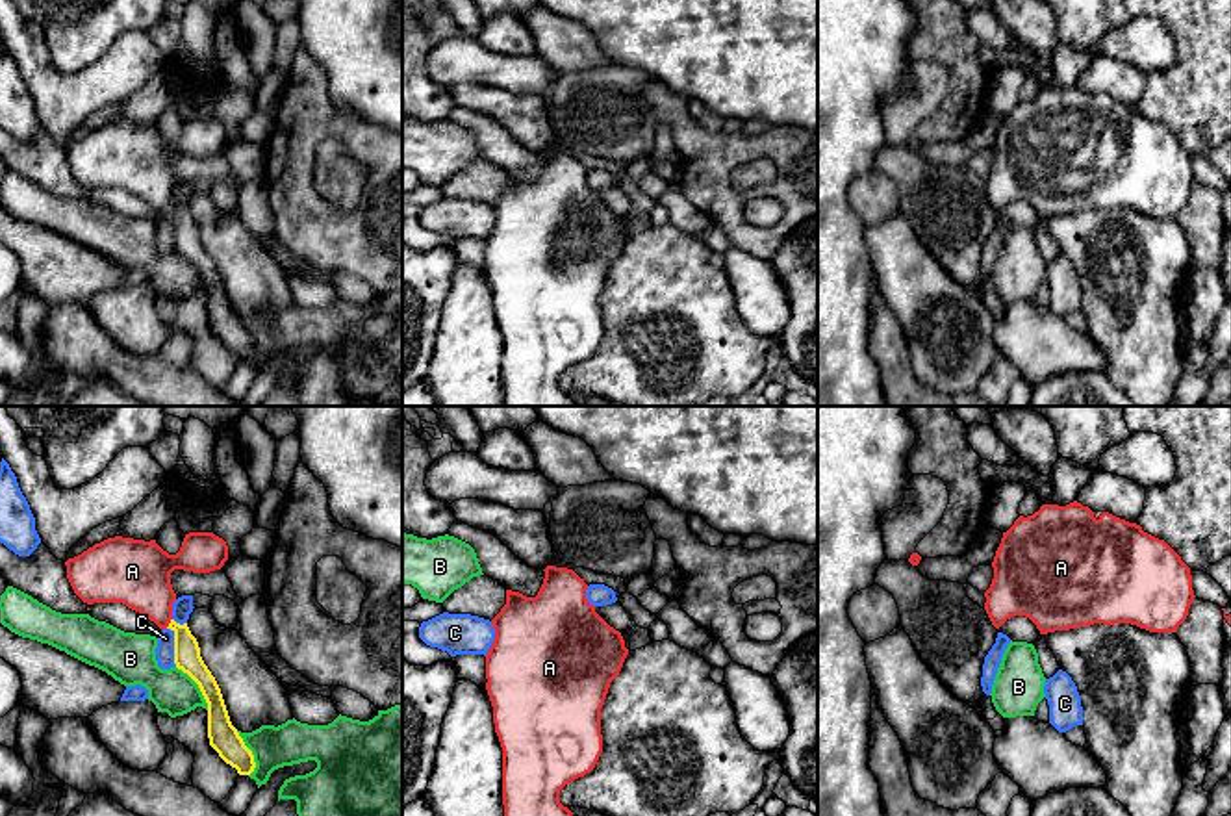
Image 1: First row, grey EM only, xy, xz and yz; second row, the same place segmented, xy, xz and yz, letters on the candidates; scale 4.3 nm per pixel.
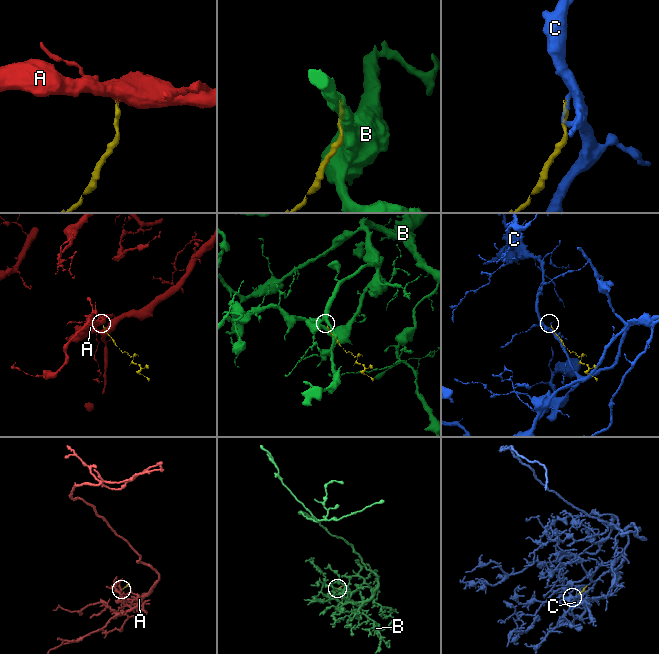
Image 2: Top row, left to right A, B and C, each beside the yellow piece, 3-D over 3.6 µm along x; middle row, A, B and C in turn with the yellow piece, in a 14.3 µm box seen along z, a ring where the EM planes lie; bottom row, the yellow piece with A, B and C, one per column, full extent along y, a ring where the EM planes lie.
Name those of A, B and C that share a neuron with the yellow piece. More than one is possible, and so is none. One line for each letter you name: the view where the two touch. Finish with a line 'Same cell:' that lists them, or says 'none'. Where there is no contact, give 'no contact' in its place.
A: contact in xy
Same cell: A

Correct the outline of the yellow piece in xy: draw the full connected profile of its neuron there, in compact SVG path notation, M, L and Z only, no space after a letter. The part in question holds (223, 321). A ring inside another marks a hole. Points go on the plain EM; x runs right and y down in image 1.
M189 117L176 139L163 135L156 124L108 122L82 139L69 143L67 163L87 189L122 187L174 217L174 249L200 273L208 287L208 323L219 341L250 360L256 352L252 336L232 310L221 273L200 241L197 223L187 208L172 204L176 178L171 169L174 154L209 158L228 145L228 130L213 117Z

